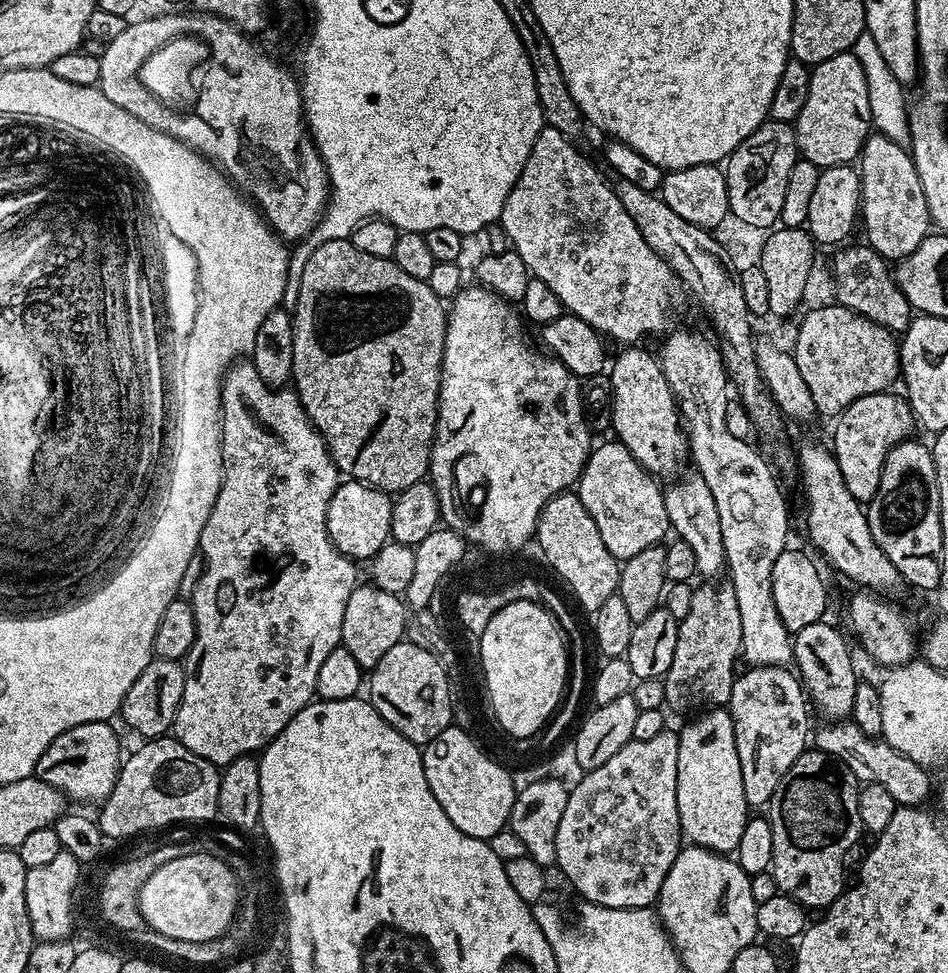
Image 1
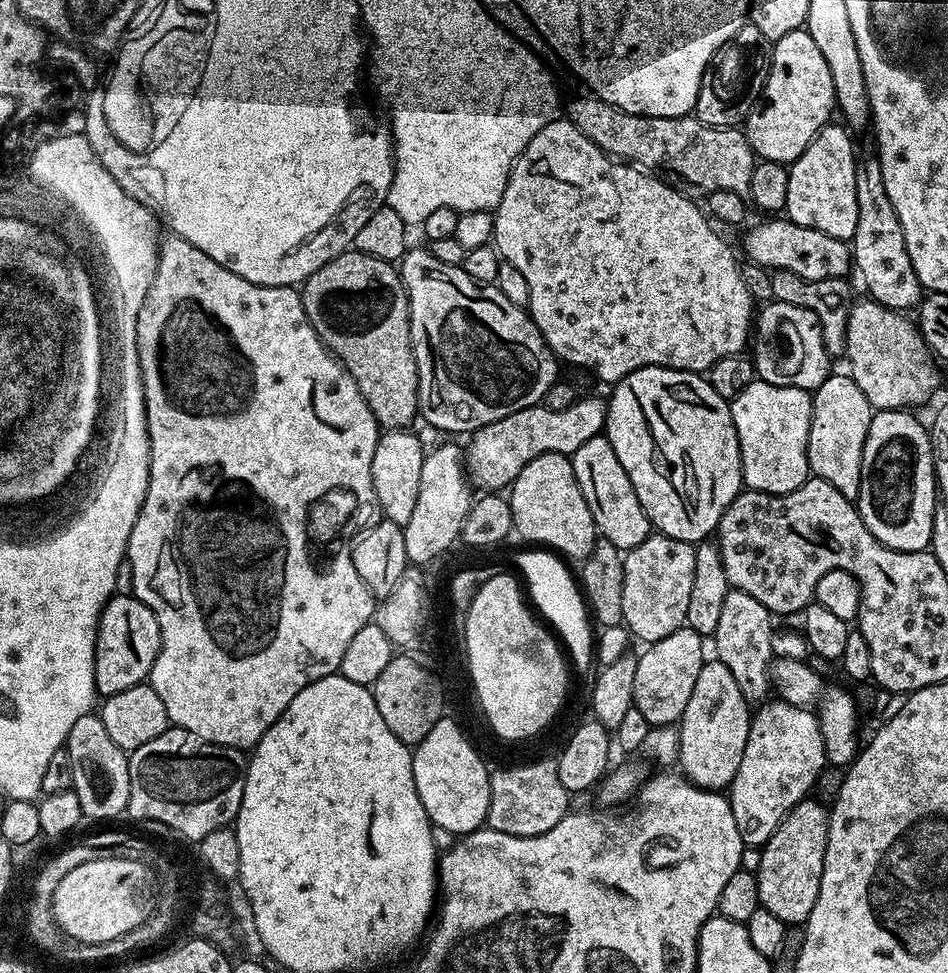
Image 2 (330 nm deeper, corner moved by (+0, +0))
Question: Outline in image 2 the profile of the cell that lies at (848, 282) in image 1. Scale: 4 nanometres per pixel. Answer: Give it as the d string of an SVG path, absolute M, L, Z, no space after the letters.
M572 100L569 104L567 101L566 119L578 126L578 130L582 130L582 134L586 134L586 138L590 138L607 156L662 174L673 188L688 194L730 190L739 196L748 196L750 174L758 160L739 127L706 126L692 114L654 118L626 114L605 103L596 107L600 108L591 108L584 100Z

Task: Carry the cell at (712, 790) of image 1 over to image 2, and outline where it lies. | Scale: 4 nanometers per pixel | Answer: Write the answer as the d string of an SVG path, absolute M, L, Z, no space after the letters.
M709 659L702 670L698 670L698 682L694 682L690 702L686 702L686 710L678 721L679 771L699 788L708 788L712 792L727 789L734 774L738 774L738 766L742 766L742 754L746 750L752 717L750 702L744 697L742 690L738 690L734 674L726 670L720 659Z

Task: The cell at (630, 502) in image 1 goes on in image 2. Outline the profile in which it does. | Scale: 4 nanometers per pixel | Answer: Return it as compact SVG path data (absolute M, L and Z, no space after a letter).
M601 434L590 438L590 442L582 442L582 446L571 453L570 459L574 466L574 478L578 478L582 498L586 498L586 506L590 506L597 533L603 539L614 542L614 546L625 554L634 546L642 546L642 542L653 535L654 529L646 510L642 510L642 502L638 502L638 494L634 494L634 486L626 470L622 470L622 462L618 462L618 454L614 454L614 446L610 446L607 435Z

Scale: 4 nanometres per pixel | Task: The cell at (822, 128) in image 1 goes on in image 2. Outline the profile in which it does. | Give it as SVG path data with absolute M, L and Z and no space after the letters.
M804 29L790 30L783 38L778 38L772 45L772 61L768 67L768 77L764 83L764 92L750 114L744 120L742 131L753 153L760 160L773 160L779 164L790 166L814 142L818 130L825 128L837 111L834 82L830 79L830 66L826 66L826 58L822 58L822 50L814 43L814 38Z

